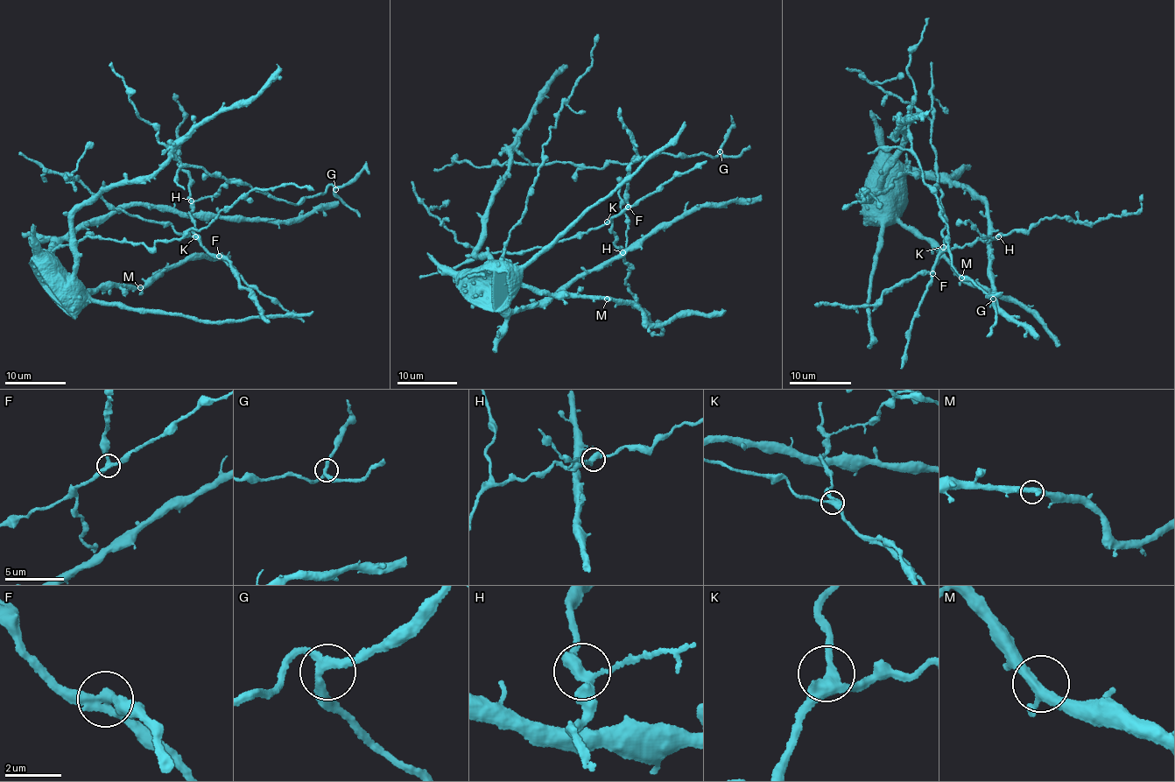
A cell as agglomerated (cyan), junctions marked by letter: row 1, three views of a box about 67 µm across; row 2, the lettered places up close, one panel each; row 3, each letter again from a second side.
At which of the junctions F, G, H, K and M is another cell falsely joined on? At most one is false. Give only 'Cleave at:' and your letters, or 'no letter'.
Cleave at: F

